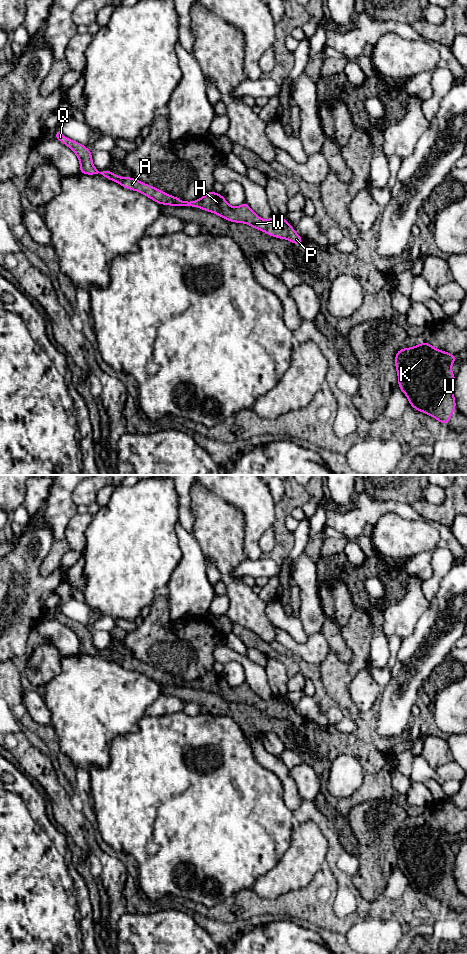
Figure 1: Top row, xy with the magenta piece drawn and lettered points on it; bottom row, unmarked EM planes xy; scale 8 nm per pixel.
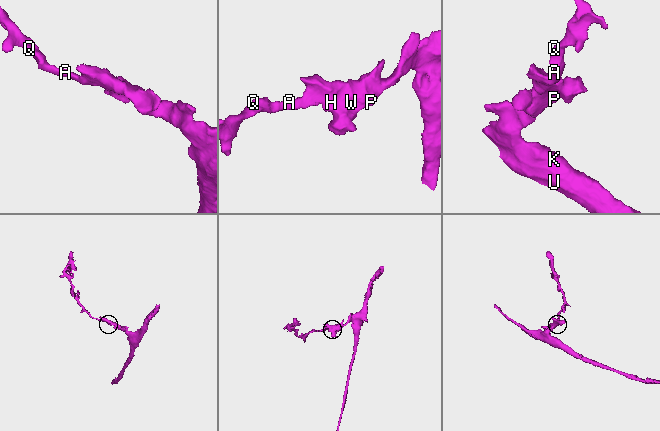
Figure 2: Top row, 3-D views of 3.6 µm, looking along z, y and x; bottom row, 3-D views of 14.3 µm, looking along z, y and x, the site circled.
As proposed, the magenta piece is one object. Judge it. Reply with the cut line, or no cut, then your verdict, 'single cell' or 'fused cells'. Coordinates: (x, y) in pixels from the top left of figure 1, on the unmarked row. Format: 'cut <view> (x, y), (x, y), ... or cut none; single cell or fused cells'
cut none; single cell

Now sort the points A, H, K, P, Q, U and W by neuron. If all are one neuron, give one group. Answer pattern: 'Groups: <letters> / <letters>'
Groups: A H K P Q U W

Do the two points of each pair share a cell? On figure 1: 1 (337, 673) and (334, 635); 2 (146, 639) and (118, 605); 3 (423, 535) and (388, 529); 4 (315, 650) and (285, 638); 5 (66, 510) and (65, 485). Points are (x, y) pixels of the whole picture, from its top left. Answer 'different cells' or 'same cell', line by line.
1: different cells
2: different cells
3: same cell
4: same cell
5: same cell

